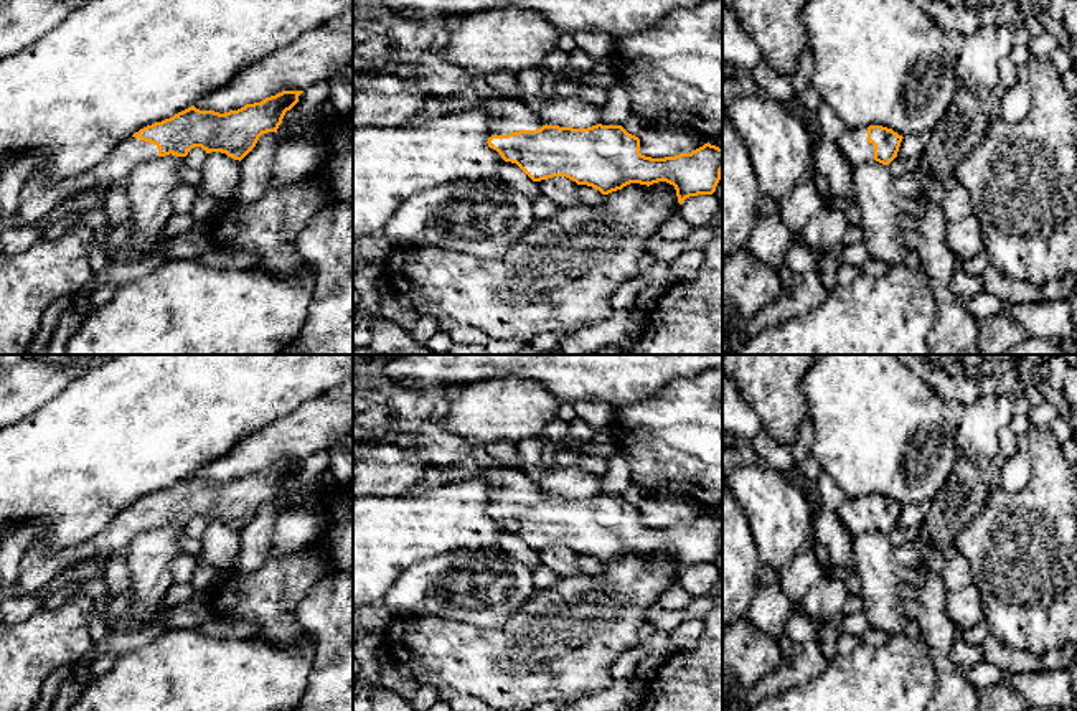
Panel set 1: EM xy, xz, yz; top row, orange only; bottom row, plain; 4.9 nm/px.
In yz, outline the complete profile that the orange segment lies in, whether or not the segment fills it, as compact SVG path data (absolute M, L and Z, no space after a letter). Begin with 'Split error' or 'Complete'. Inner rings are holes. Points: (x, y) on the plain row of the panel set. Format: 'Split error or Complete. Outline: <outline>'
Split error. Outline: M882 495L846 498L836 515L851 538L866 531L889 534L899 521L902 505Z

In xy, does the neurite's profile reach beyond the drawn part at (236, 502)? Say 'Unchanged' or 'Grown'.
Grown

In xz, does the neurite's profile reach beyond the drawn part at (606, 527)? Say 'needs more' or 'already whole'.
needs more

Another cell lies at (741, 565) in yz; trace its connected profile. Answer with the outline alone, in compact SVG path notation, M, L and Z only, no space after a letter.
M722 477L722 630L747 617L760 567L747 516Z

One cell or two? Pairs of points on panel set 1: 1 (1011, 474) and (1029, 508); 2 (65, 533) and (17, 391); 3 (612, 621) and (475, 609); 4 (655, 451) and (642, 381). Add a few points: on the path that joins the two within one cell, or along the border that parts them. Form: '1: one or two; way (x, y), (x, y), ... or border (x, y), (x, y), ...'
1: two; border (1028, 452), (1029, 480), (1010, 494)
2: two; border (58, 395), (17, 423)
3: two; border (535, 589), (500, 626), (477, 627)
4: two; border (678, 378), (668, 380), (647, 398), (616, 408)

